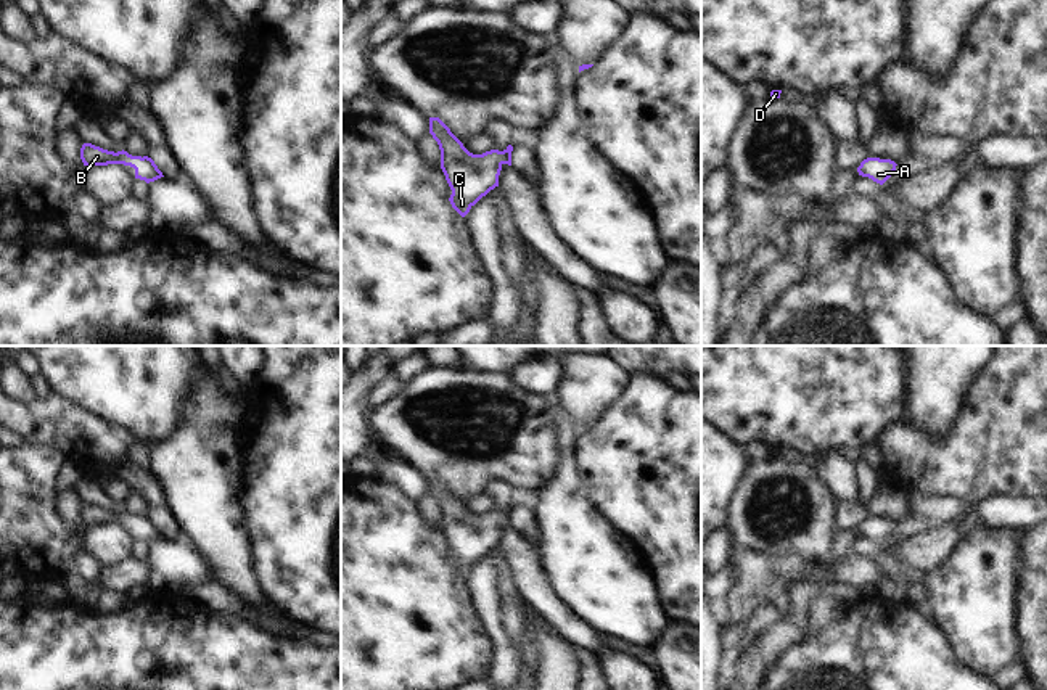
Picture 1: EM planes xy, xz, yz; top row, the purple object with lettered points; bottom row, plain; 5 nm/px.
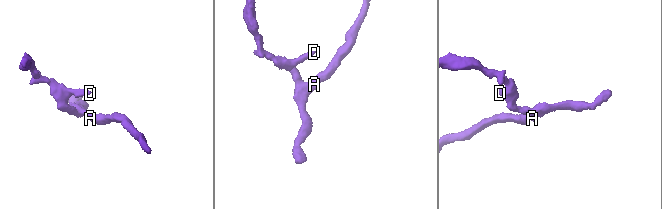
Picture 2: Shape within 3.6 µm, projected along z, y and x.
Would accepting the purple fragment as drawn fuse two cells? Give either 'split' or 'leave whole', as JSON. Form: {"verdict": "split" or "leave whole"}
{"verdict": "leave whole"}

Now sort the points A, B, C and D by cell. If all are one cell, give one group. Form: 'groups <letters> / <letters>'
groups A B C D

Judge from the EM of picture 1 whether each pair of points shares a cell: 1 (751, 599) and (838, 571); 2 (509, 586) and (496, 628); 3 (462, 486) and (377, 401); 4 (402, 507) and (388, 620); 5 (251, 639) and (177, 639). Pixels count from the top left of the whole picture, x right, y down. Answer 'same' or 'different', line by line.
1: same
2: different
3: different
4: same
5: same

